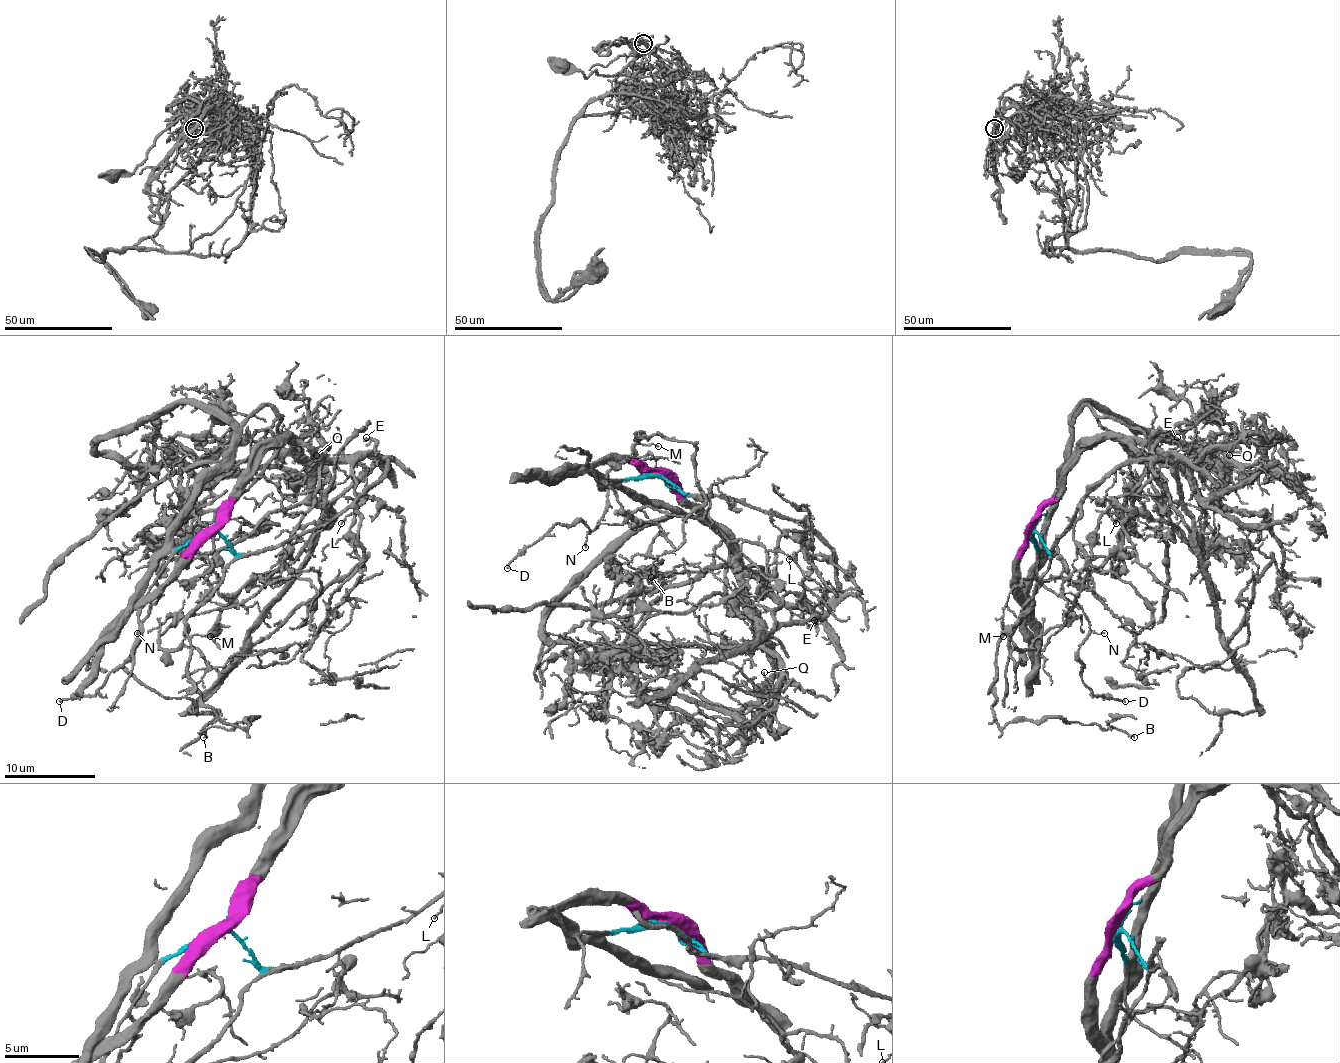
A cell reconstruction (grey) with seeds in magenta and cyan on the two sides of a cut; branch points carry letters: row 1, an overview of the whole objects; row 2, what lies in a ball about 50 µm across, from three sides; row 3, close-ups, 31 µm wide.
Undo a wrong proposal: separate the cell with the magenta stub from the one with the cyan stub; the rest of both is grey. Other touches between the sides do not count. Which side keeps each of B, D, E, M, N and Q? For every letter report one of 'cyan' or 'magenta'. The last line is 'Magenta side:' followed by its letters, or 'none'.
B: cyan
D: cyan
E: cyan
M: cyan
N: cyan
Q: magenta
Magenta side: Q

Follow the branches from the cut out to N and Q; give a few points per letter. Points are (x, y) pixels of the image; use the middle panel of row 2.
N: (659, 475), (606, 480), (606, 511), (588, 532), (586, 548)
Q: (659, 475), (729, 548), (740, 598), (765, 630), (765, 641), (775, 659), (772, 677), (768, 679), (763, 673)

